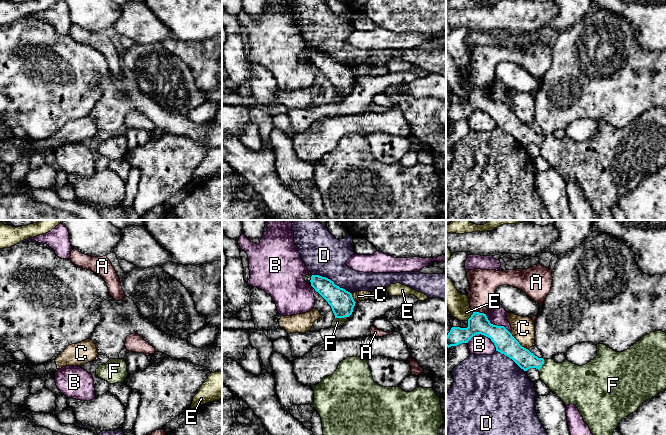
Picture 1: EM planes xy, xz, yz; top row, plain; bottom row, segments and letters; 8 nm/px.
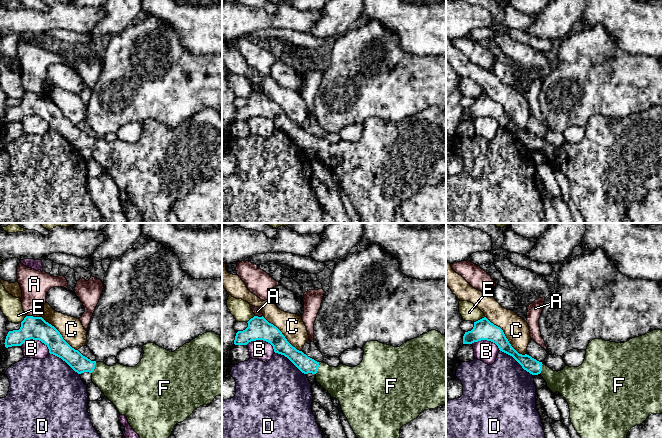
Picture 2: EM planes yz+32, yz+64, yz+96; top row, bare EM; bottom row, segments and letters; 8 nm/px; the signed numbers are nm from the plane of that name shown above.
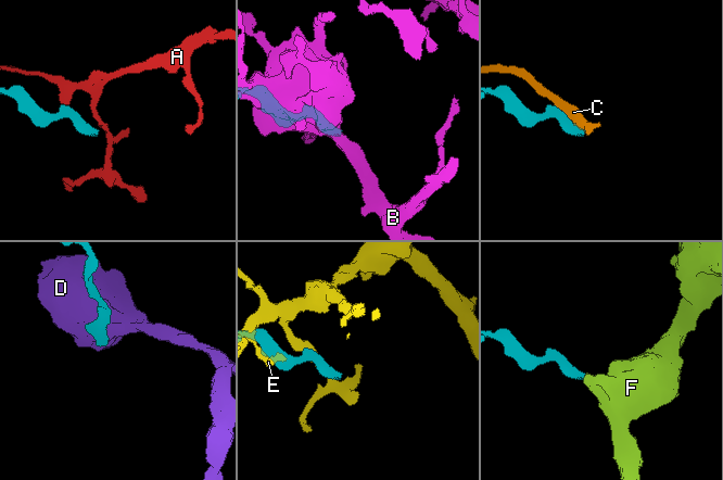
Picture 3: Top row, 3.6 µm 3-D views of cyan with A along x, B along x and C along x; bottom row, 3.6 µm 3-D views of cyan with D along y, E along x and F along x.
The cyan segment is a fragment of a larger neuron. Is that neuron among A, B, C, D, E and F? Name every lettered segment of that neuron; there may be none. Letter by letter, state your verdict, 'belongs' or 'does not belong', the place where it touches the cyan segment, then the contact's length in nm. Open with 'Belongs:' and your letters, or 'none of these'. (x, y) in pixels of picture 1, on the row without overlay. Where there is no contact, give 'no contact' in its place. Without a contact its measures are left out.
Belongs: F
A: does not belong; meets cyan in yz at (478, 88); contact 110 nm long
B: does not belong; meets cyan in yz at (484, 111); contact 260 nm long
C: does not belong; meets cyan in yz at (518, 118); contact 190 nm long
D: does not belong; meets cyan in xz at (332, 57); contact 360 nm long
E: does not belong; meets cyan in yz at (471, 92); contact 90 nm long
F: belongs; meets cyan in xz at (341, 93); contact 110 nm long

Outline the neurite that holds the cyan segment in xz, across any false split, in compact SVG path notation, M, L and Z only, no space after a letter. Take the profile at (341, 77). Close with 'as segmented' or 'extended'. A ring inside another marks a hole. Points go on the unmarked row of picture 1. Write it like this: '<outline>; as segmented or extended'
M312 51L310 58L315 67L318 68L332 84L335 95L331 102L342 102L352 90L356 79L352 70L335 61L330 55L319 51Z; extended

